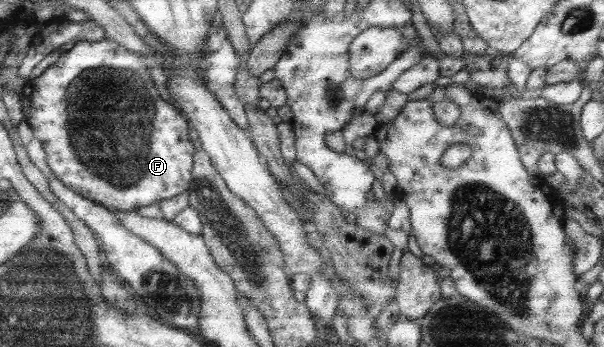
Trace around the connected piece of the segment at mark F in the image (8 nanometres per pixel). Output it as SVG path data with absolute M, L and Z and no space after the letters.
M107 39L79 41L69 51L63 52L57 61L53 65L49 65L39 77L27 79L25 85L17 94L21 101L24 119L31 127L35 139L41 142L46 165L52 175L65 184L66 188L71 189L73 193L79 194L105 208L113 208L119 211L137 210L138 207L145 207L145 205L155 203L155 201L172 198L178 193L187 191L189 187L194 148L187 133L187 121L174 106L168 105L160 99L148 74L149 69L135 53L126 51L123 46L116 45L113 41Z

